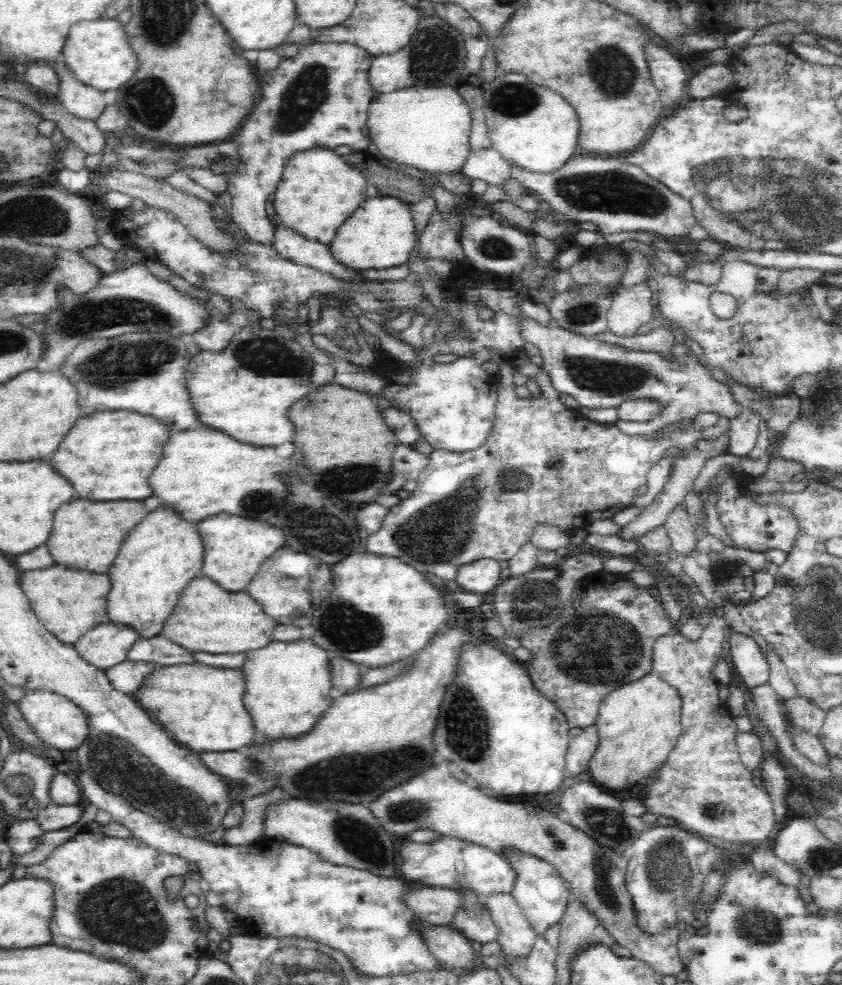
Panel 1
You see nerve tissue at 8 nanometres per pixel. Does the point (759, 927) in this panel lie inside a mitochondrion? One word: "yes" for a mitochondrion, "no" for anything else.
yes

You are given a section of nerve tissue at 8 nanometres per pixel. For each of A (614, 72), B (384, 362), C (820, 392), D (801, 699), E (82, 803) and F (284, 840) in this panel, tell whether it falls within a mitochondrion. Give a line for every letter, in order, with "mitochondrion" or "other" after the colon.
A: mitochondrion
B: other
C: mitochondrion
D: other
E: other
F: other

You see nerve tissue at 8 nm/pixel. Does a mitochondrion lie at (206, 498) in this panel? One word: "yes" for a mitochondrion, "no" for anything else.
no

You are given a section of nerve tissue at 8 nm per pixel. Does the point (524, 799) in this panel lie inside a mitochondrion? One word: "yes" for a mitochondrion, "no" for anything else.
no

